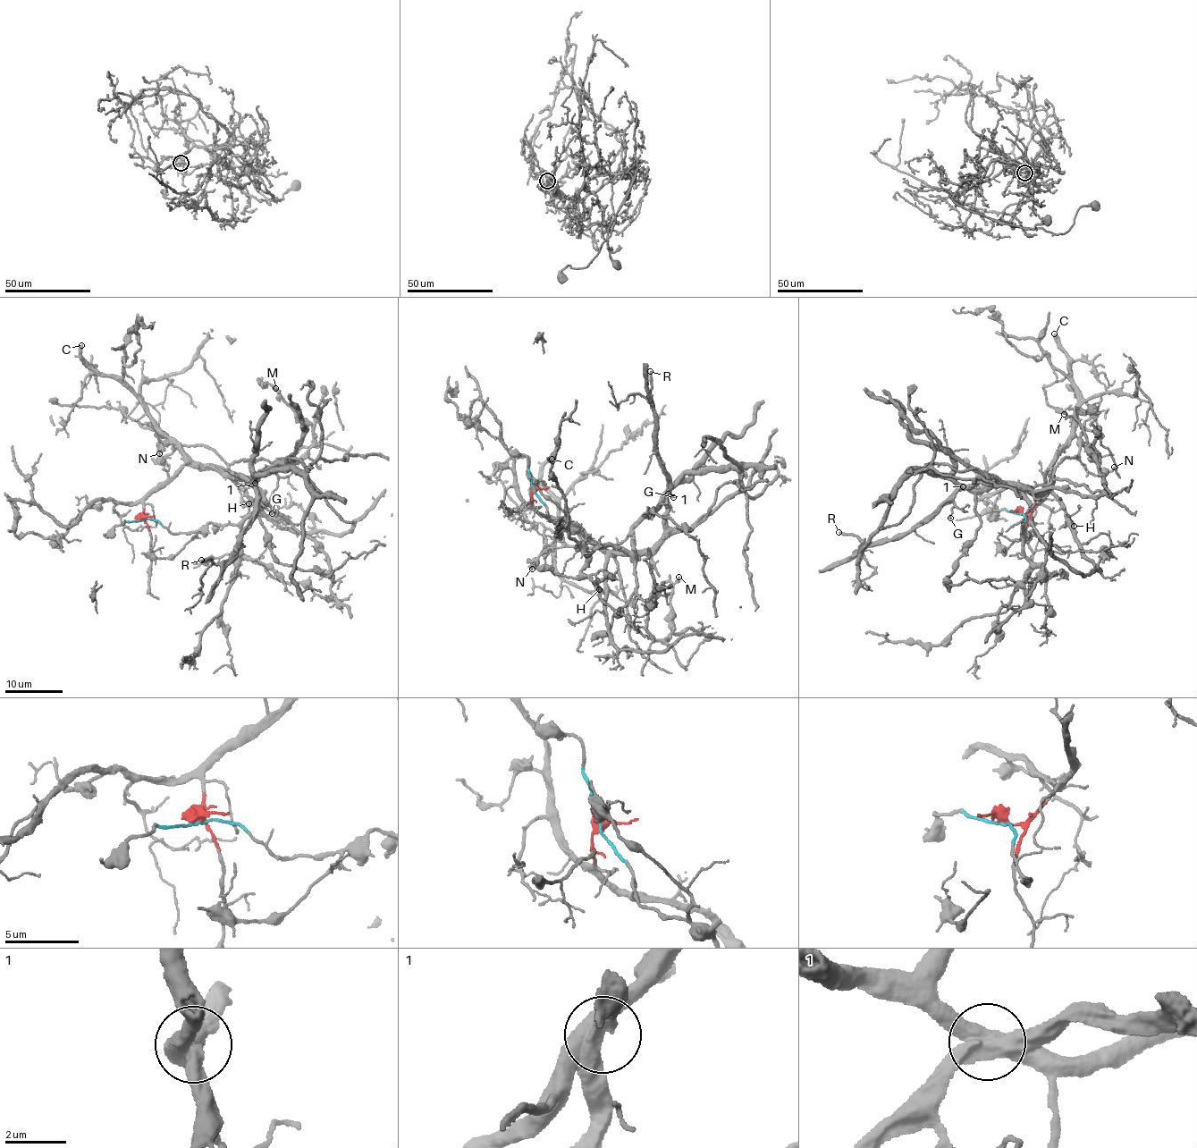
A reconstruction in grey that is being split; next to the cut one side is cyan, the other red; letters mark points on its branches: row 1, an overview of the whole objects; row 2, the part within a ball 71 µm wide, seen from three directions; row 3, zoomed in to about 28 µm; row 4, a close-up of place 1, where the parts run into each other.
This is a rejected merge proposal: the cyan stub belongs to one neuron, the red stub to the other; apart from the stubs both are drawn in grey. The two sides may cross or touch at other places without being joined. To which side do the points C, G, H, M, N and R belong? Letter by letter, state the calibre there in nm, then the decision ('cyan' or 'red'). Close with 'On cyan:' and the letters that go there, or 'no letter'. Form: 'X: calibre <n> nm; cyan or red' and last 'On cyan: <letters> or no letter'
C: calibre 260 nm; red
G: calibre 140 nm; red
H: calibre 130 nm; red
M: calibre 110 nm; red
N: calibre 170 nm; cyan
R: calibre 190 nm; red
On cyan: N

